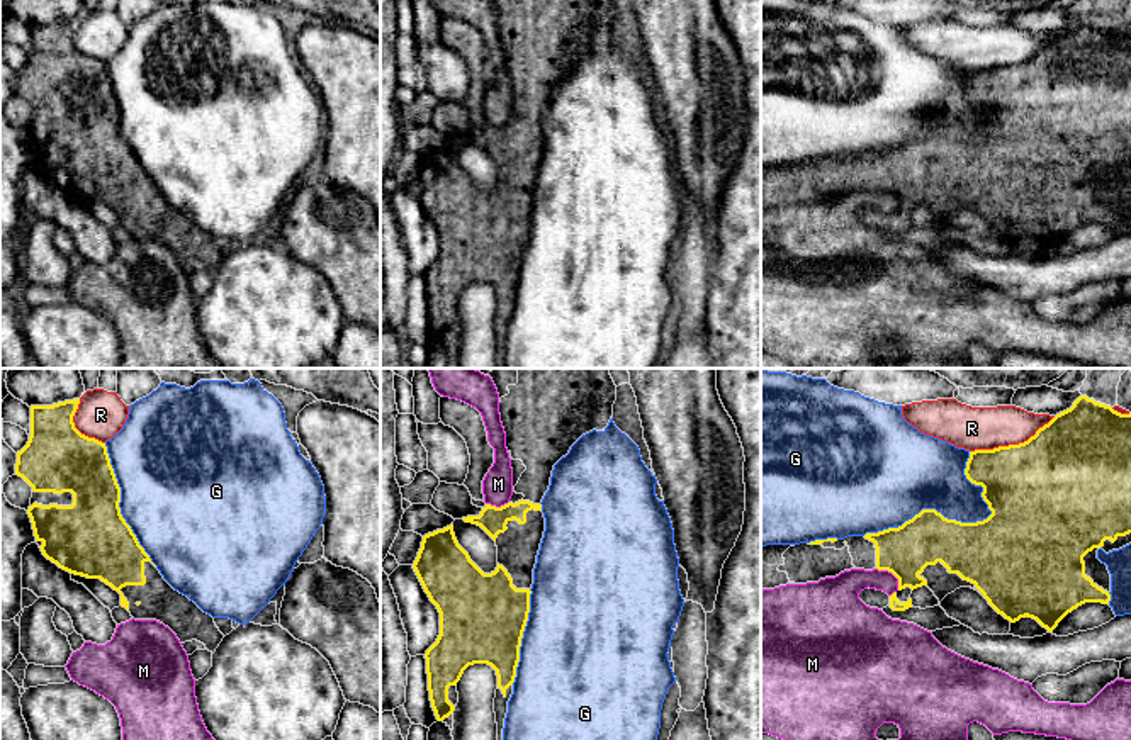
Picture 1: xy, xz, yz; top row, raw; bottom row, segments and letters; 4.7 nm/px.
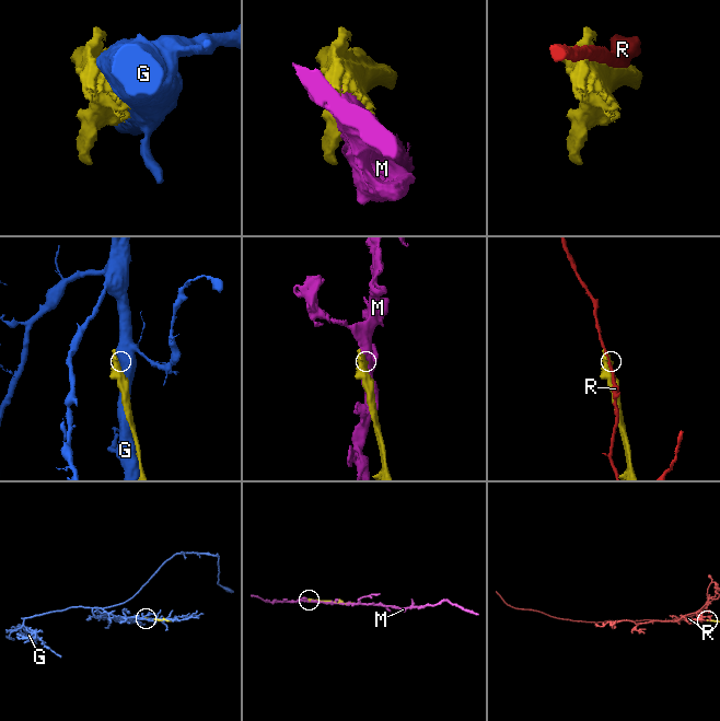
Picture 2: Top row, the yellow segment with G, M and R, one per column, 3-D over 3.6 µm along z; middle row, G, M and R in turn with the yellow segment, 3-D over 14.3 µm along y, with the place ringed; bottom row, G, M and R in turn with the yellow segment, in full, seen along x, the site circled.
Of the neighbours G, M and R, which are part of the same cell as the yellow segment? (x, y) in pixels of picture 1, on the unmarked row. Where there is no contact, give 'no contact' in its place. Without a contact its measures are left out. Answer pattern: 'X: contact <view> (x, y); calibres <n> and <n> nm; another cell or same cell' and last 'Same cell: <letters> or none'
G: contact yz (960, 141); calibres 380 and 300 nm; another cell
M: contact yz (895, 196); calibres 240 and 150 nm; another cell
R: contact yz (1012, 65); calibres 480 and 200 nm; another cell
Same cell: none

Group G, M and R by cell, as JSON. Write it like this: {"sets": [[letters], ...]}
{"sets": [["G"], ["M"], ["R"]]}

